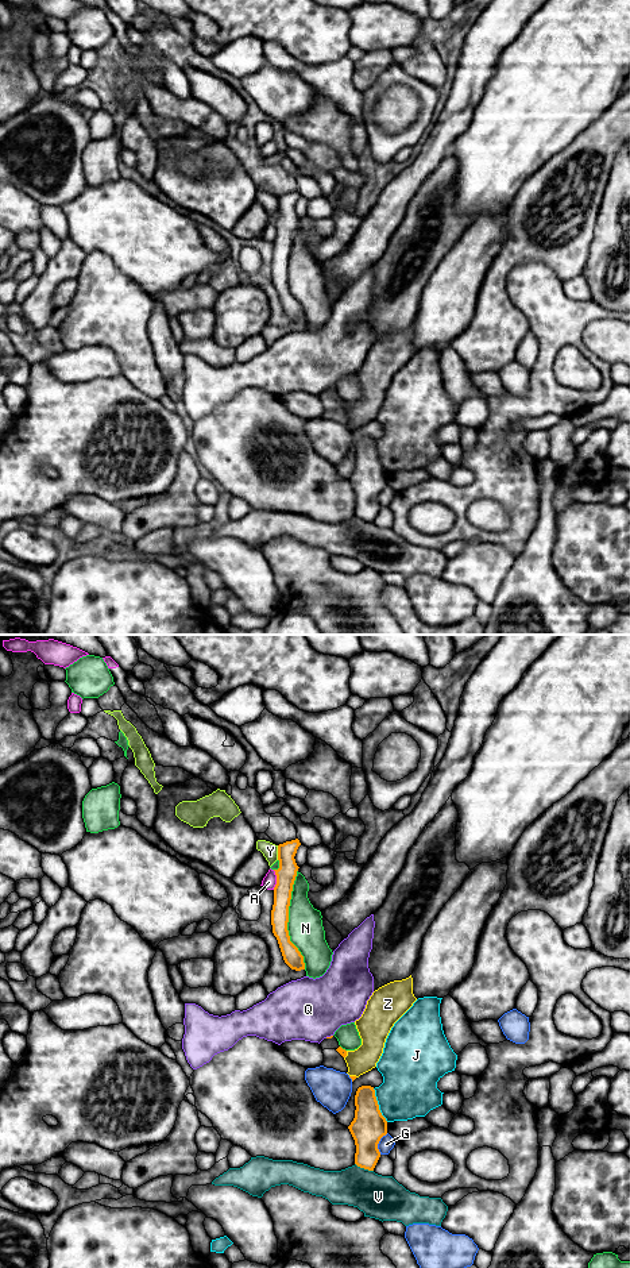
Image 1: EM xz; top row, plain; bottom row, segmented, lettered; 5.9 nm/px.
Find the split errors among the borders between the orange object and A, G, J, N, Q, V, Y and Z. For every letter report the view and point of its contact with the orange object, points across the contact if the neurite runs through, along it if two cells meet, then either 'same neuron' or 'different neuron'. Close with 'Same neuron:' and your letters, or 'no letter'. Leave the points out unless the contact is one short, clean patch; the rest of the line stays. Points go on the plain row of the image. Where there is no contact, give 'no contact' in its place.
A: xz (277, 231) | different neuron
G: xz (378, 494) | different neuron
J: xz (378, 457) | different neuron
N: xz (288, 272) | different neuron
Q: xz (328, 389) | different neuron
V: xz (364, 520) | different neuron
Y: xz (278, 204) | different neuron
Z: xz (346, 407) | along xz (347, 403), (344, 409) | different neuron
Same neuron: no letter

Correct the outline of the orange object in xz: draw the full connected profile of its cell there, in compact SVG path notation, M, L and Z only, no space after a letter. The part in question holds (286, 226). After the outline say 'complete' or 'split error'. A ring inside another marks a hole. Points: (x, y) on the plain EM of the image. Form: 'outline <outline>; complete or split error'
outline M298 190L278 197L279 220L274 221L277 236L271 262L273 285L278 292L285 315L295 323L305 321L305 315L298 300L290 293L287 274L293 236L299 220L294 208L299 197Z; complete

